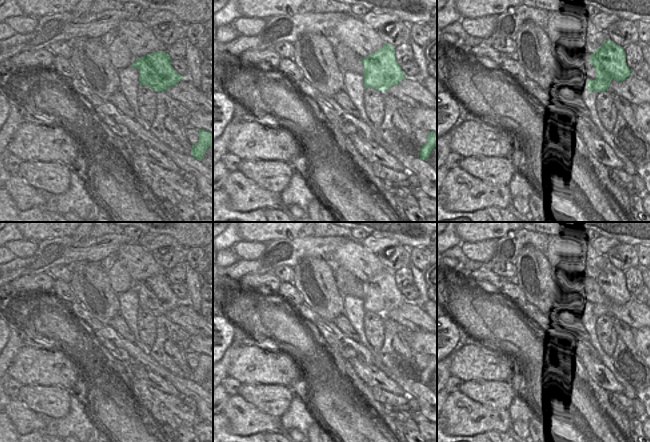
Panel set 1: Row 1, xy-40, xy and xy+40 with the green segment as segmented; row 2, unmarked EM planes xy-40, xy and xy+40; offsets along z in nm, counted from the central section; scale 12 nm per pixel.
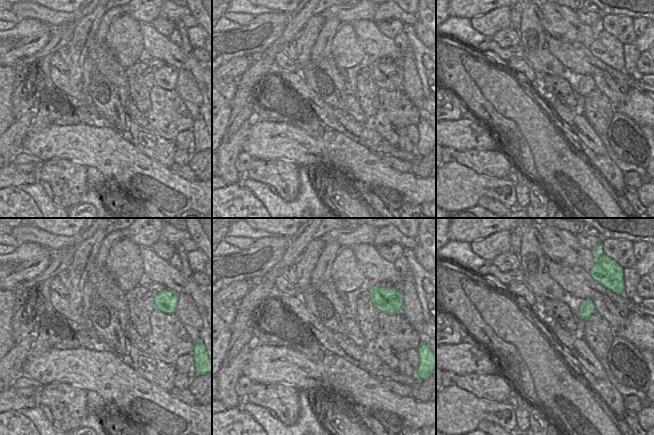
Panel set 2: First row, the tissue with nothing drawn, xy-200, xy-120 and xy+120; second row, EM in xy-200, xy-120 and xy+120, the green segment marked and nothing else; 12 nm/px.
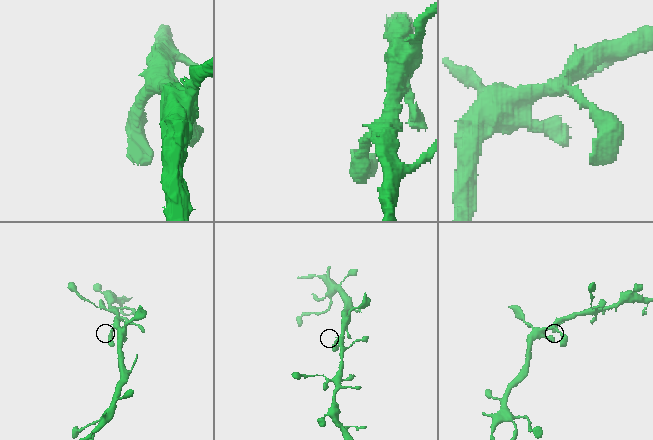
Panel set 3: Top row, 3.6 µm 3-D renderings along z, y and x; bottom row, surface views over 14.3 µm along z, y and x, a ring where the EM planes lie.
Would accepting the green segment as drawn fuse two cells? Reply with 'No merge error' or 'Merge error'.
No merge error.

